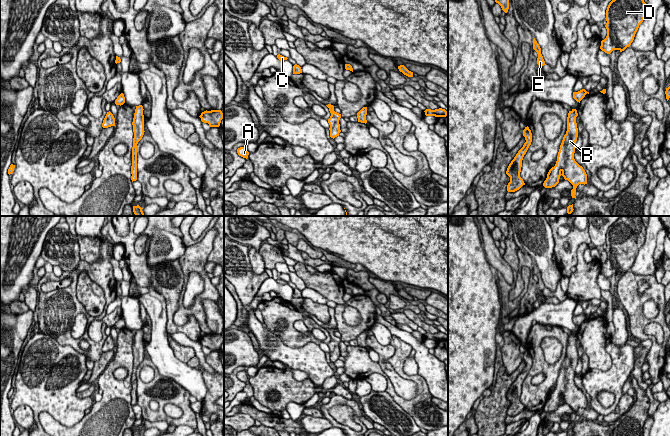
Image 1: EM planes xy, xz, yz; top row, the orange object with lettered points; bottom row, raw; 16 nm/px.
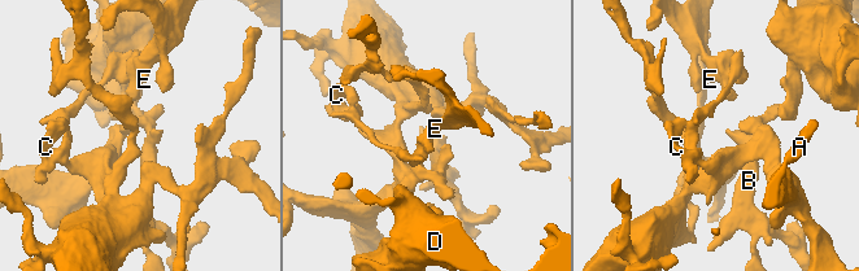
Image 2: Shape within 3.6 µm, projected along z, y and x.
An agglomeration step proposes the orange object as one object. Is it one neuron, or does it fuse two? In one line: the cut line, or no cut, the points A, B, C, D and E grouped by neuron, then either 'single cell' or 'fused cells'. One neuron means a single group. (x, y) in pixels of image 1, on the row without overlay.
cut none; groups A B C D E; single cell

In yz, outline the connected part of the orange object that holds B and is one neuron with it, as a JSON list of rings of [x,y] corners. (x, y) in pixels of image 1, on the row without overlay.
[[[576,333],[569,335],[567,355],[560,369],[556,388],[549,394],[547,402],[543,407],[545,412],[555,411],[559,407],[560,400],[562,399],[565,404],[568,404],[573,409],[571,420],[575,423],[577,410],[579,408],[587,408],[587,398],[585,394],[574,383],[575,368],[578,361],[577,340],[578,337]]]

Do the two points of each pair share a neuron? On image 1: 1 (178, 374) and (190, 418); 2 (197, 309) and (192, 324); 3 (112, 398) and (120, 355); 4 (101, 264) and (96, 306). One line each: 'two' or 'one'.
1: two
2: two
3: one
4: two

